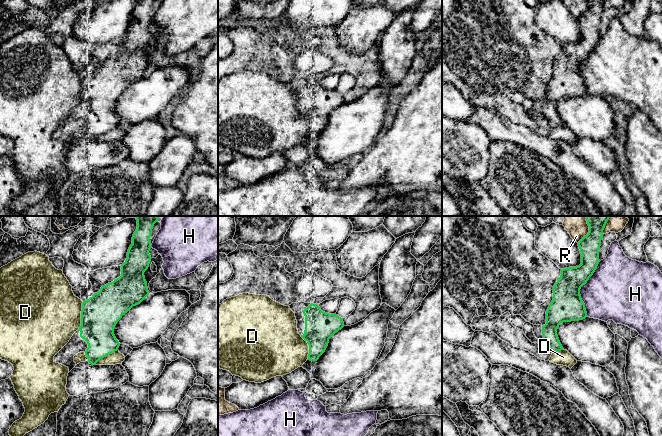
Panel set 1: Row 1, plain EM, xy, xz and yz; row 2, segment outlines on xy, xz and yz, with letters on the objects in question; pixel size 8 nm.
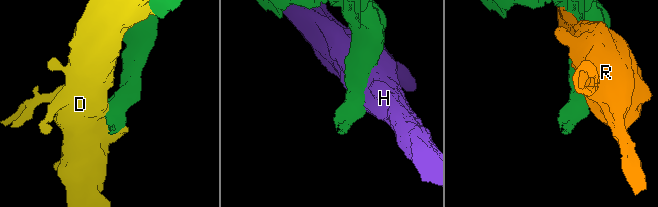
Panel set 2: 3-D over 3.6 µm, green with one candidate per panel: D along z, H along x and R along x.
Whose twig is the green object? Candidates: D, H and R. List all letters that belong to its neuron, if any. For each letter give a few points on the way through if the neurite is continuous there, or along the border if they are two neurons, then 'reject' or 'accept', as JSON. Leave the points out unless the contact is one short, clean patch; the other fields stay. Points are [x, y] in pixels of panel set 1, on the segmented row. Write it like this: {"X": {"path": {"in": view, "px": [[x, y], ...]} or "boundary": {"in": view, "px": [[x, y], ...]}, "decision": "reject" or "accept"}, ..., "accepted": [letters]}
{"D": {"decision": "reject"}, "H": {"decision": "reject"}, "R": {"decision": "reject"}, "accepted": []}

